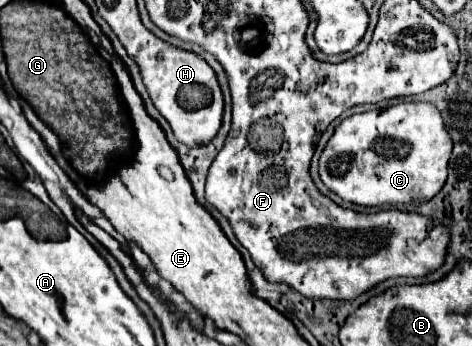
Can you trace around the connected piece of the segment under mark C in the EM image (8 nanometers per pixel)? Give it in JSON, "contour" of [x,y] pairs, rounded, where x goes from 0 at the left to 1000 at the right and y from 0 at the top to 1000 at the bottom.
{"contour":[[[850,295],[816,318],[782,318],[731,341],[706,382],[676,457],[676,514],[718,572],[761,595],[811,590],[892,590],[913,578],[947,514],[947,468],[960,410],[943,376],[939,341],[917,301]]]}

